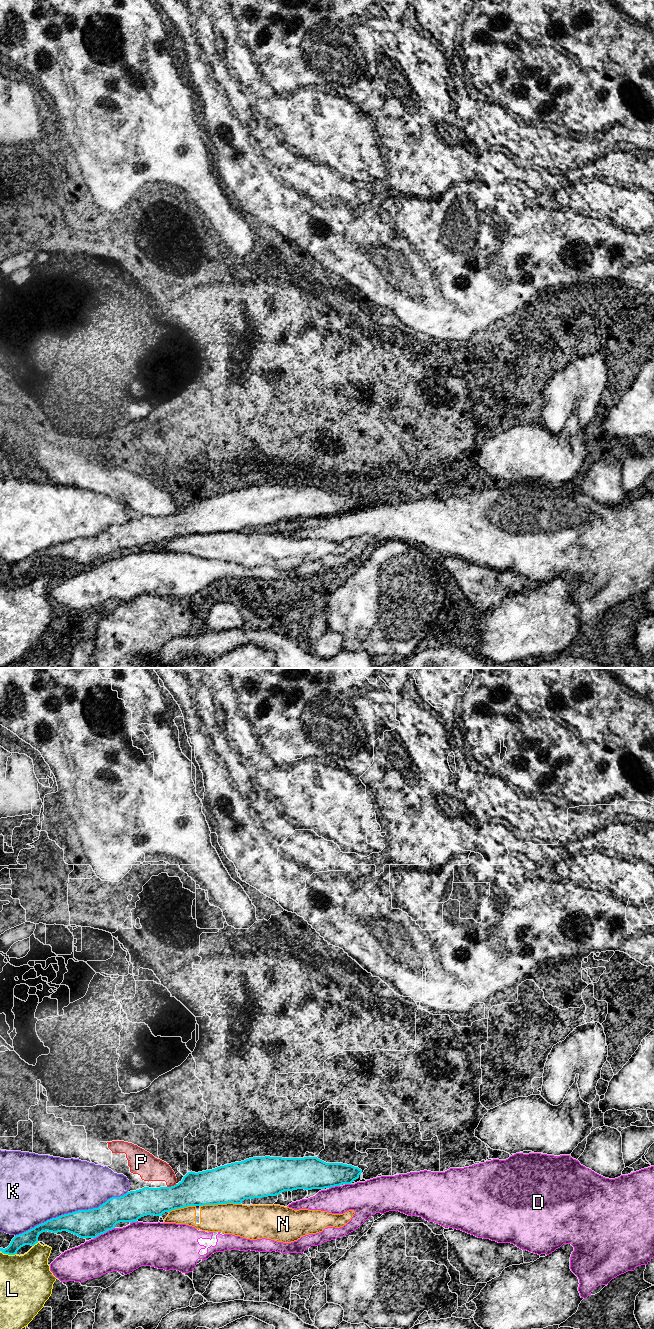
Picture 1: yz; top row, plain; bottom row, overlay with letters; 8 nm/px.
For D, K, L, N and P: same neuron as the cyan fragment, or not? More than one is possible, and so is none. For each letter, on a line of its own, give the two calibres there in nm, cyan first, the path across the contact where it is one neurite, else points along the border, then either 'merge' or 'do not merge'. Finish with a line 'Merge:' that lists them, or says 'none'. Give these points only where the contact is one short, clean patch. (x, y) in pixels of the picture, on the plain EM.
D: 240 nm thick on the cyan side, 360 nm on the other; do not merge
K: 240 nm thick on the cyan side, 480 nm on the other; do not merge
L: 120 nm thick on the cyan side, 420 nm on the other; border along yz (4, 581), (15, 582); do not merge
N: 320 nm thick on the cyan side, 260 nm on the other; do not merge
P: 280 nm thick on the cyan side, 200 nm on the other; border along yz (176, 512), (167, 515); do not merge
Merge: none

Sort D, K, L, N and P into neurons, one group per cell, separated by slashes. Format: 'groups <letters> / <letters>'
groups D P / K / L / N

